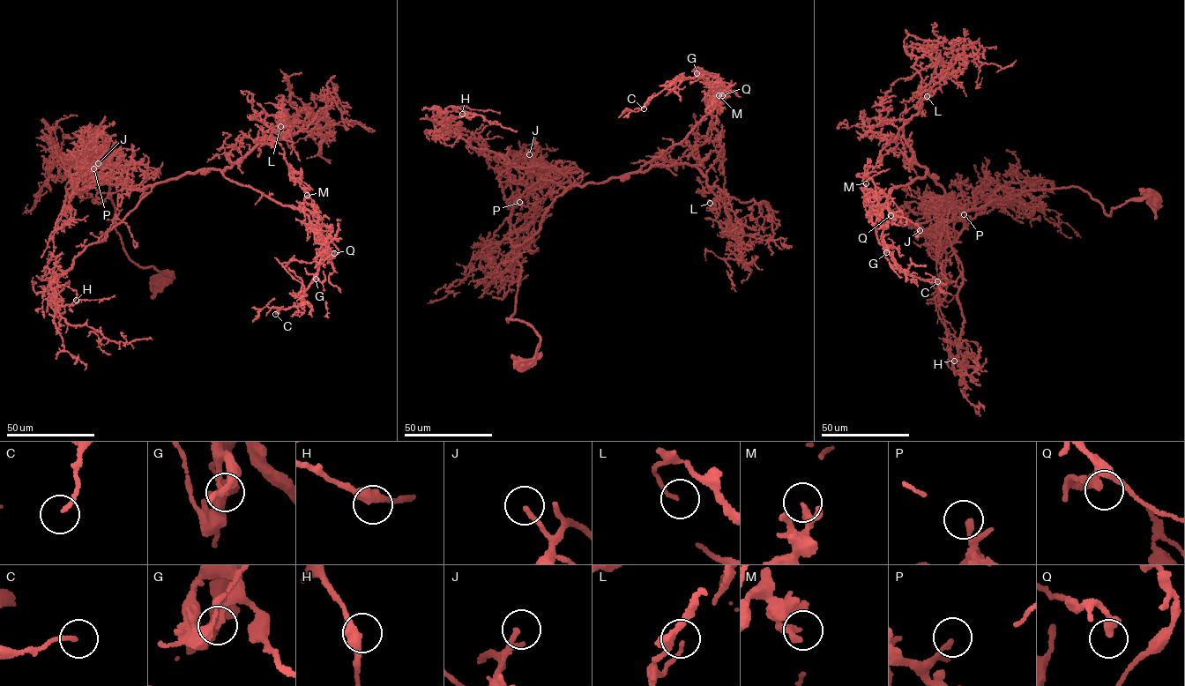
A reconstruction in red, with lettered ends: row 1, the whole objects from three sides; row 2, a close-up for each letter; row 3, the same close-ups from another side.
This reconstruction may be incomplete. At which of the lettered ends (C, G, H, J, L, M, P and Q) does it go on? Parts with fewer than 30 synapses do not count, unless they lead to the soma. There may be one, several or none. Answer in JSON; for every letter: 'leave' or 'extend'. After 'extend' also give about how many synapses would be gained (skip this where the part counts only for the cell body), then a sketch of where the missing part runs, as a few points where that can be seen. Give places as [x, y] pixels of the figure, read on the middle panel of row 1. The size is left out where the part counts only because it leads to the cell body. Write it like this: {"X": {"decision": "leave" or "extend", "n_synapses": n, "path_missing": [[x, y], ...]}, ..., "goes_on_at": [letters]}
{"C": {"decision": "leave"}, "G": {"decision": "leave"}, "H": {"decision": "leave"}, "J": {"decision": "leave"}, "L": {"decision": "leave"}, "M": {"decision": "leave"}, "P": {"decision": "leave"}, "Q": {"decision": "leave"}, "goes_on_at": []}

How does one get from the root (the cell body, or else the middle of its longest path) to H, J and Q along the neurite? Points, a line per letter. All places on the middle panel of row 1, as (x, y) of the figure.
H: (523, 365), (540, 337), (507, 319), (513, 248), (570, 182), (471, 147), (442, 122), (462, 114)
J: (523, 365), (540, 337), (507, 319), (521, 264), (508, 238), (512, 207), (500, 178), (529, 154)
Q: (523, 365), (540, 337), (507, 319), (521, 272), (513, 248), (567, 188), (637, 172), (722, 95)

